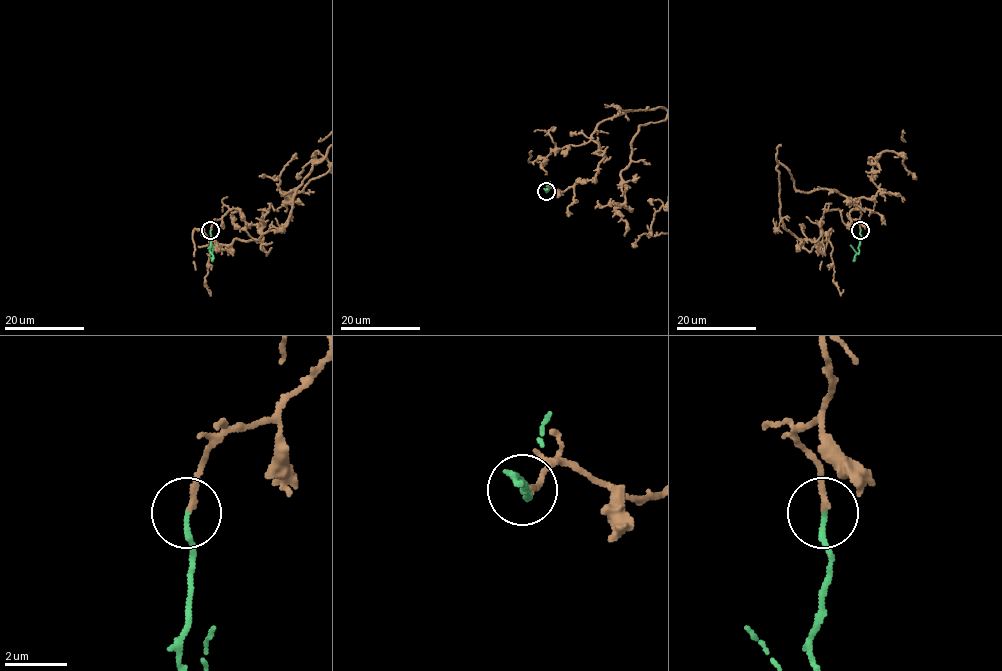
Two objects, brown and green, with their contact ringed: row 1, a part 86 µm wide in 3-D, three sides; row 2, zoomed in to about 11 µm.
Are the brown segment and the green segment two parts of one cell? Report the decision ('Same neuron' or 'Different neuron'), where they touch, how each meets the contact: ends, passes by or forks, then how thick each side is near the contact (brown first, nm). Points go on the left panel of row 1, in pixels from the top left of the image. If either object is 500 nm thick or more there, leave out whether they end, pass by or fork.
Same neuron. Place: (210, 230). At the ring brown ends. At the ring green ends. Thickness 170 nm (brown) against 180 nm

